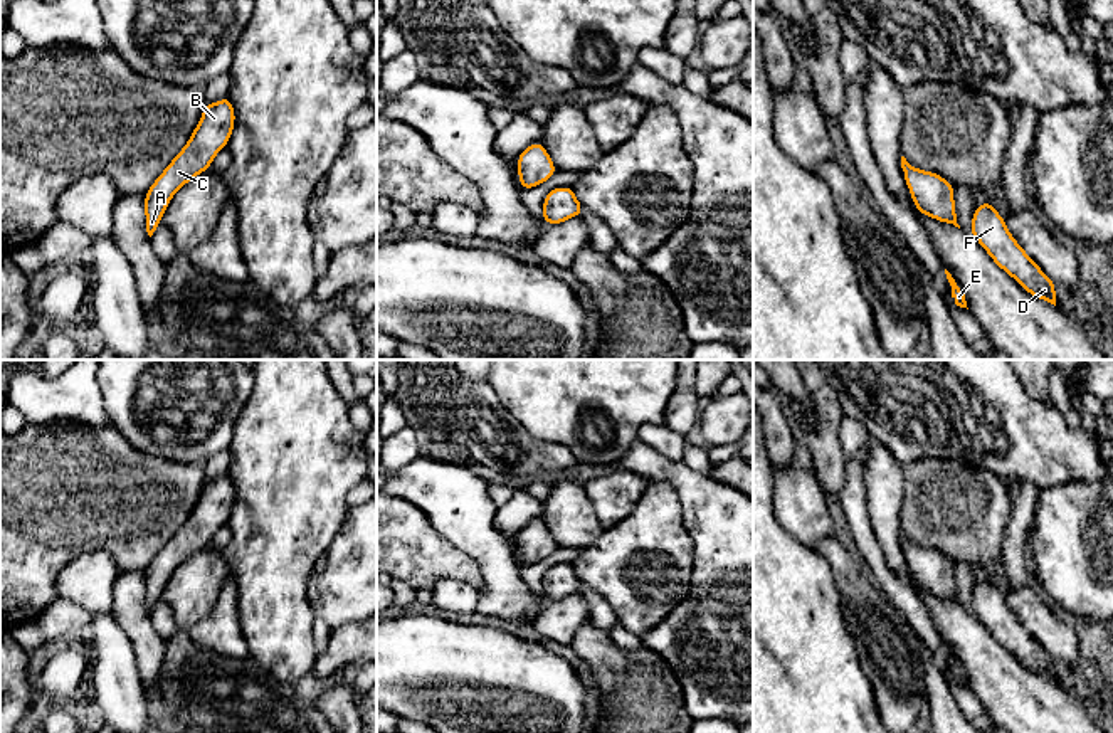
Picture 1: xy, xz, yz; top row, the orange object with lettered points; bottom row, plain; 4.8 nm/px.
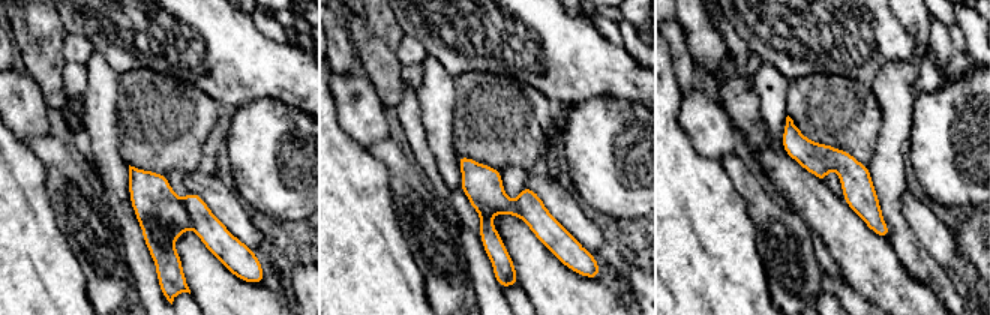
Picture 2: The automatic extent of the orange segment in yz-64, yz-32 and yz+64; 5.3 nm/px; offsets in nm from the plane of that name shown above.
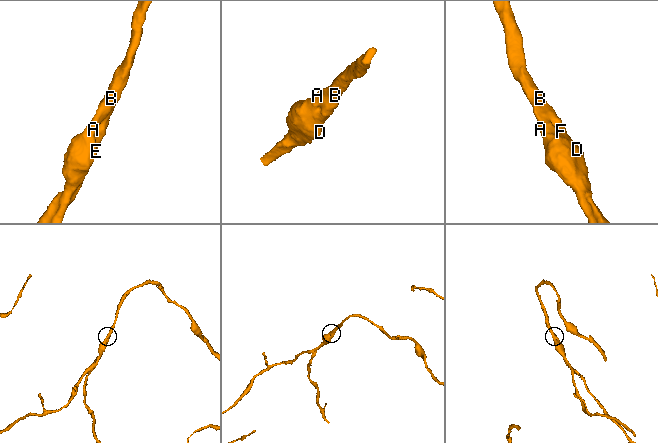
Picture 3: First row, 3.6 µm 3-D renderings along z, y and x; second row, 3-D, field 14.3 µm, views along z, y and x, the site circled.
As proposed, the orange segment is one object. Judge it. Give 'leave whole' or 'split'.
leave whole

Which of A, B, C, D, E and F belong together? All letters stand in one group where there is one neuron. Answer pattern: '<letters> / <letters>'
A B C D E F

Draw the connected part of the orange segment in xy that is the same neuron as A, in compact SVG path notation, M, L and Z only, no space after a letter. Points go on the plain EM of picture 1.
M229 472L203 481L202 494L188 519L145 570L145 604L150 614L160 602L171 573L192 555L208 546L215 531L227 523L234 499L235 488Z

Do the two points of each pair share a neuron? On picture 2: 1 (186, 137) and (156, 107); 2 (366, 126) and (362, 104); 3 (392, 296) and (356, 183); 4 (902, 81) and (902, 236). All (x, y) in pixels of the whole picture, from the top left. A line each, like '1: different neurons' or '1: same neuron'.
1: same neuron
2: same neuron
3: same neuron
4: same neuron

